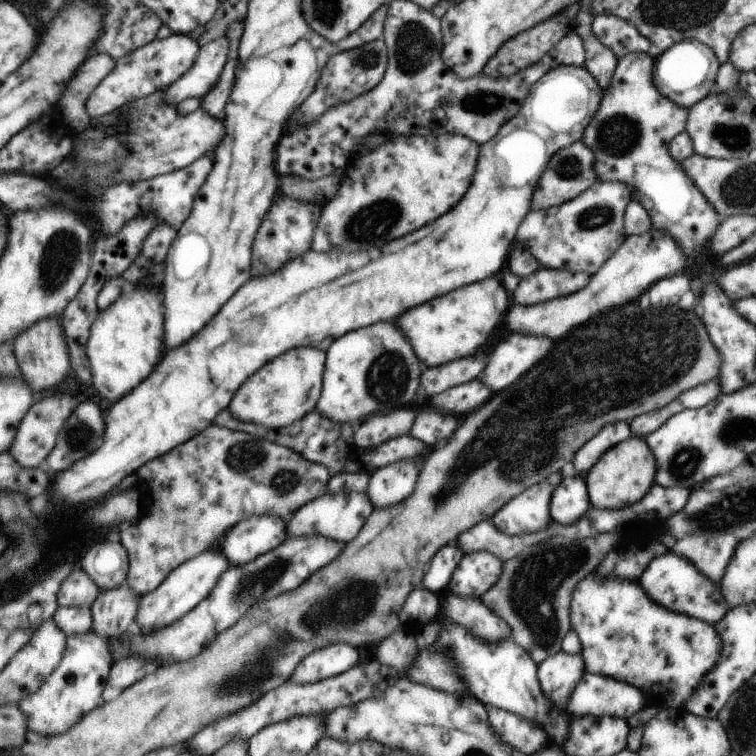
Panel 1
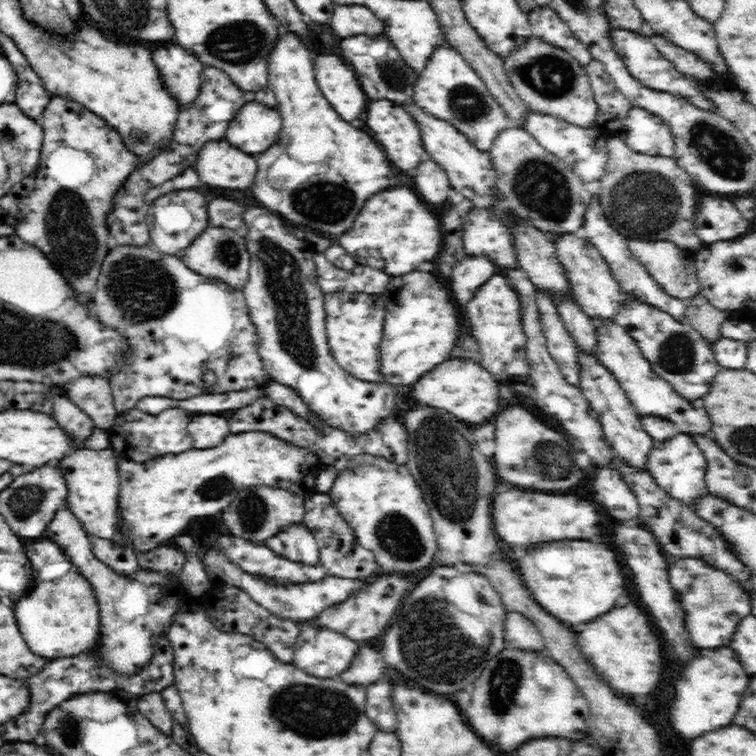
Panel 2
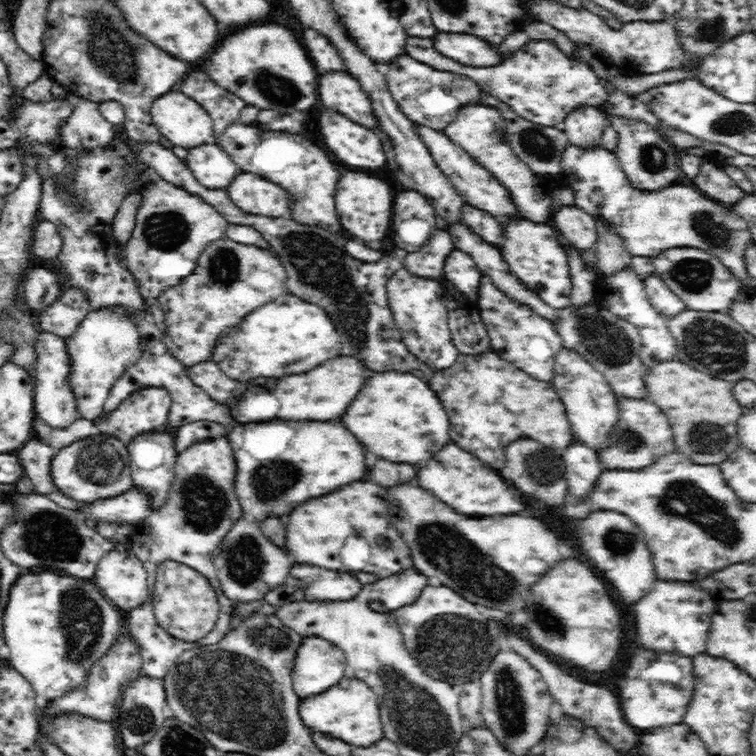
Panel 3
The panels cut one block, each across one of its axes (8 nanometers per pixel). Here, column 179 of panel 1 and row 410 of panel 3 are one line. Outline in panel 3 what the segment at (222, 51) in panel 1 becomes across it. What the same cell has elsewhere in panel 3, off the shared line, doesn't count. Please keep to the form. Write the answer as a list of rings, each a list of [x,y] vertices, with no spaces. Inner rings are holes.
[[[122,306],[90,311],[78,325],[77,331],[68,337],[68,345],[72,353],[72,383],[78,410],[81,418],[93,421],[103,414],[113,384],[144,357],[144,333],[138,325],[136,311]]]

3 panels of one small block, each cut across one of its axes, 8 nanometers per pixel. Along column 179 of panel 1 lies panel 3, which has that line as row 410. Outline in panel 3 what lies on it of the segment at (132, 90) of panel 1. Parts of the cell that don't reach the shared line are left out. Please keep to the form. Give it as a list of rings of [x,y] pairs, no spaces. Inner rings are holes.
[[[42,331],[35,342],[37,361],[33,377],[34,408],[39,416],[51,428],[64,429],[78,418],[81,418],[78,410],[76,391],[73,390],[72,353],[70,353],[68,338],[52,332]]]

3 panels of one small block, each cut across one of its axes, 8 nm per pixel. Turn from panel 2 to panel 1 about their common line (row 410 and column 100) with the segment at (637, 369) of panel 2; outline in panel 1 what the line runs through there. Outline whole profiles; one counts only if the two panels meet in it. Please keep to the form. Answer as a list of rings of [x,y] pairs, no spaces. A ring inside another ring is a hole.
[[[95,632],[68,637],[64,660],[56,672],[44,682],[39,692],[25,697],[17,705],[27,717],[30,730],[44,737],[62,735],[72,729],[91,710],[105,704],[105,688],[109,682],[110,670],[115,664],[111,640]]]

